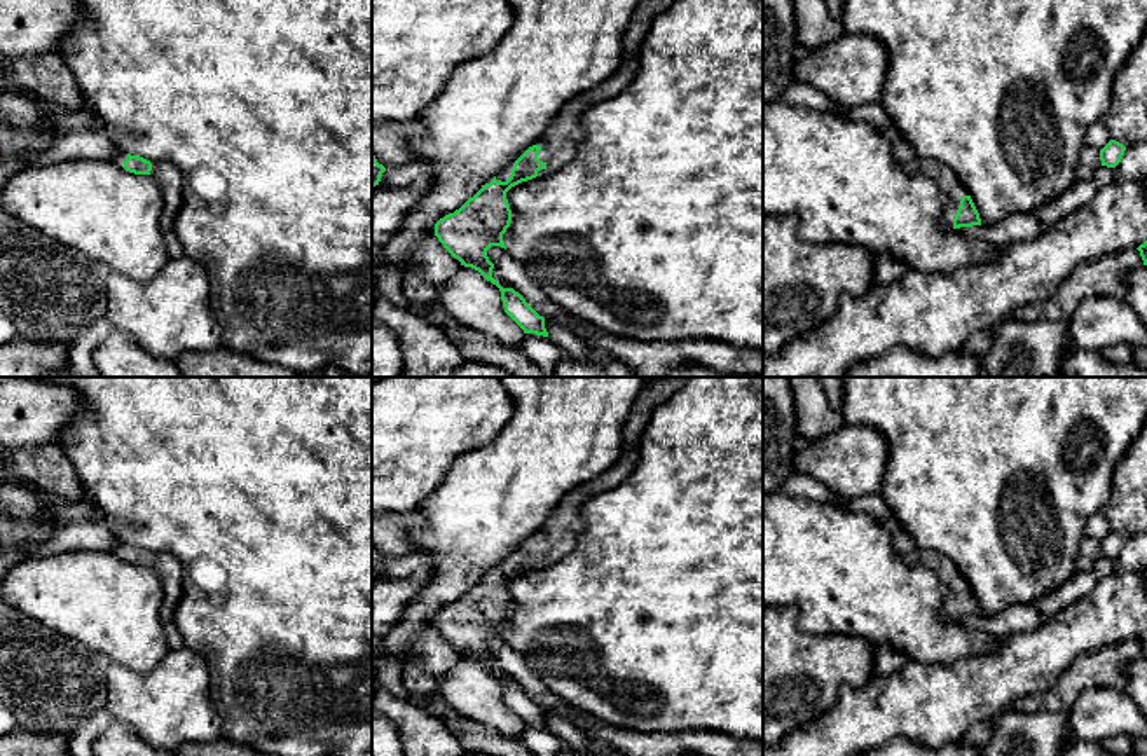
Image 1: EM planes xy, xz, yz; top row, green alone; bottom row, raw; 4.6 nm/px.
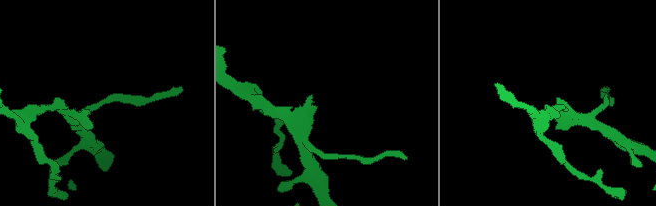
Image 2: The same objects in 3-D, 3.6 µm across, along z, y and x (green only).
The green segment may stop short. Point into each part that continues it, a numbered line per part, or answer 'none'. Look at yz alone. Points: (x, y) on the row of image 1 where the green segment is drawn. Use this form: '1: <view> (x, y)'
1: yz (943, 175)

